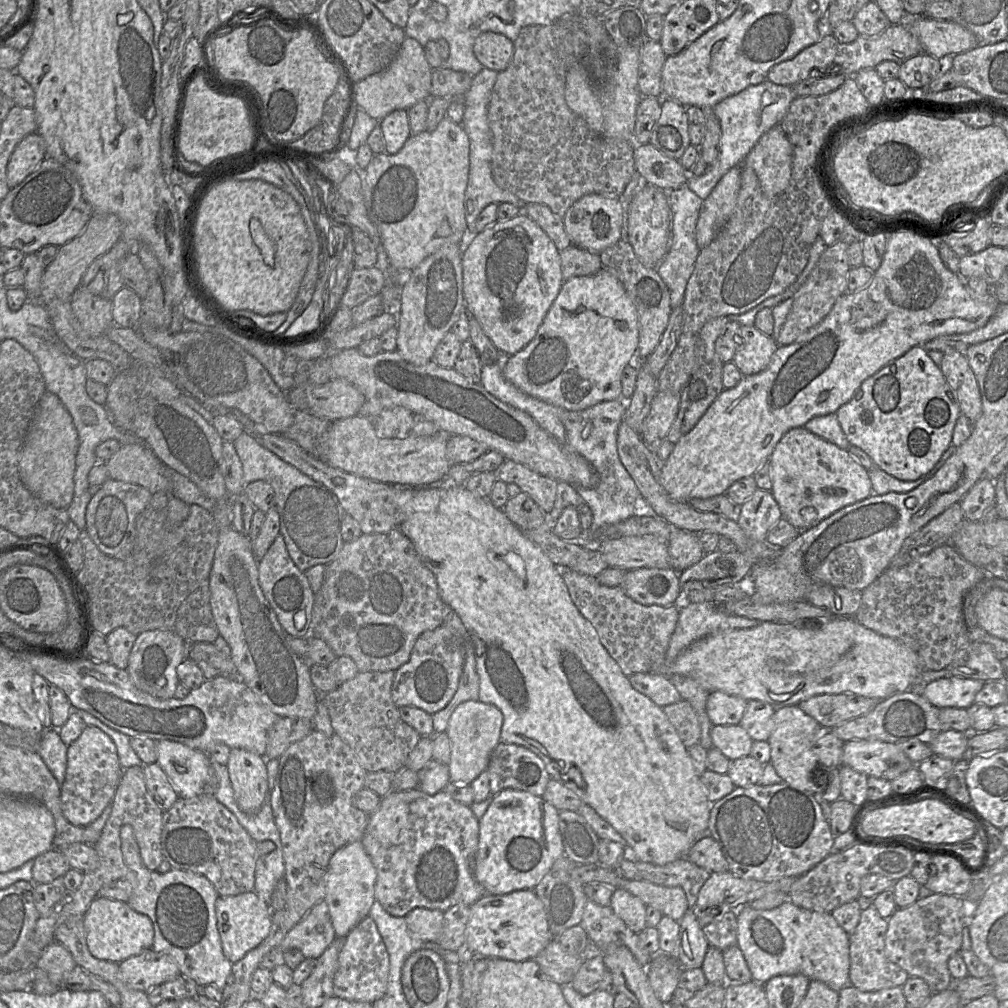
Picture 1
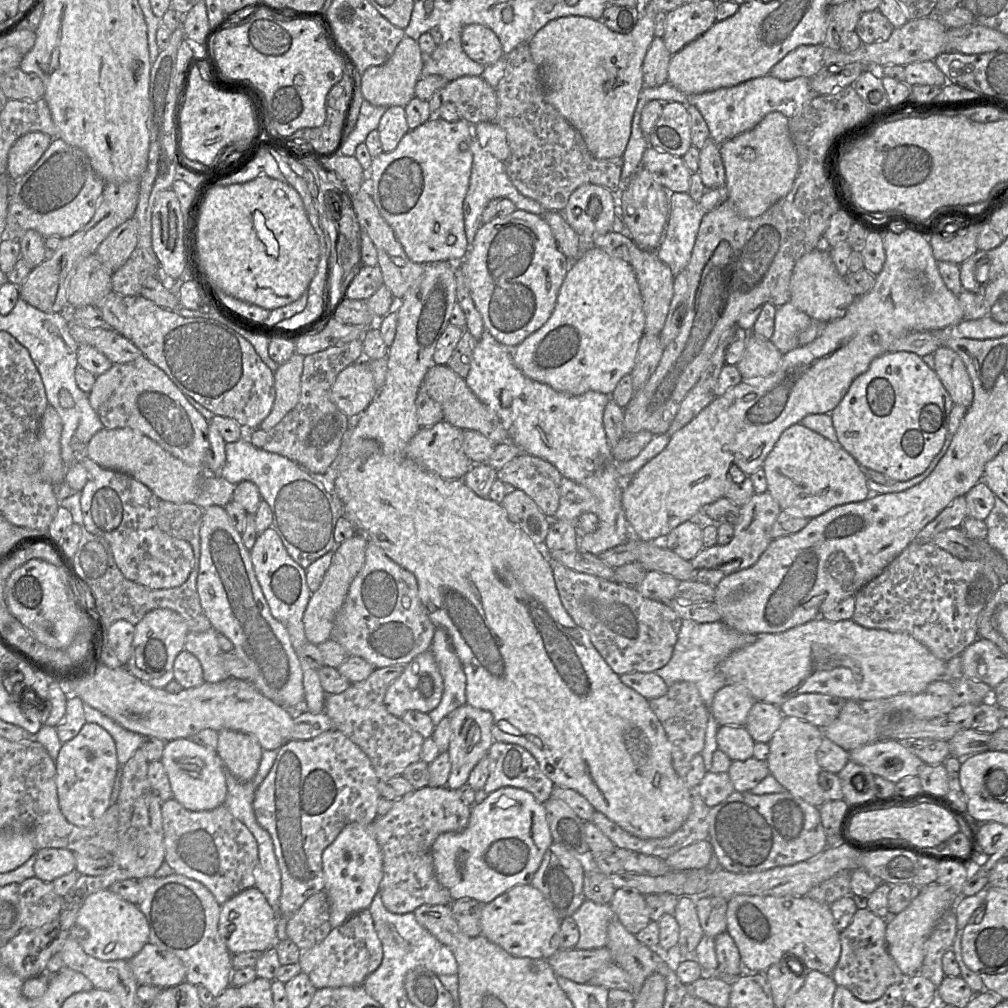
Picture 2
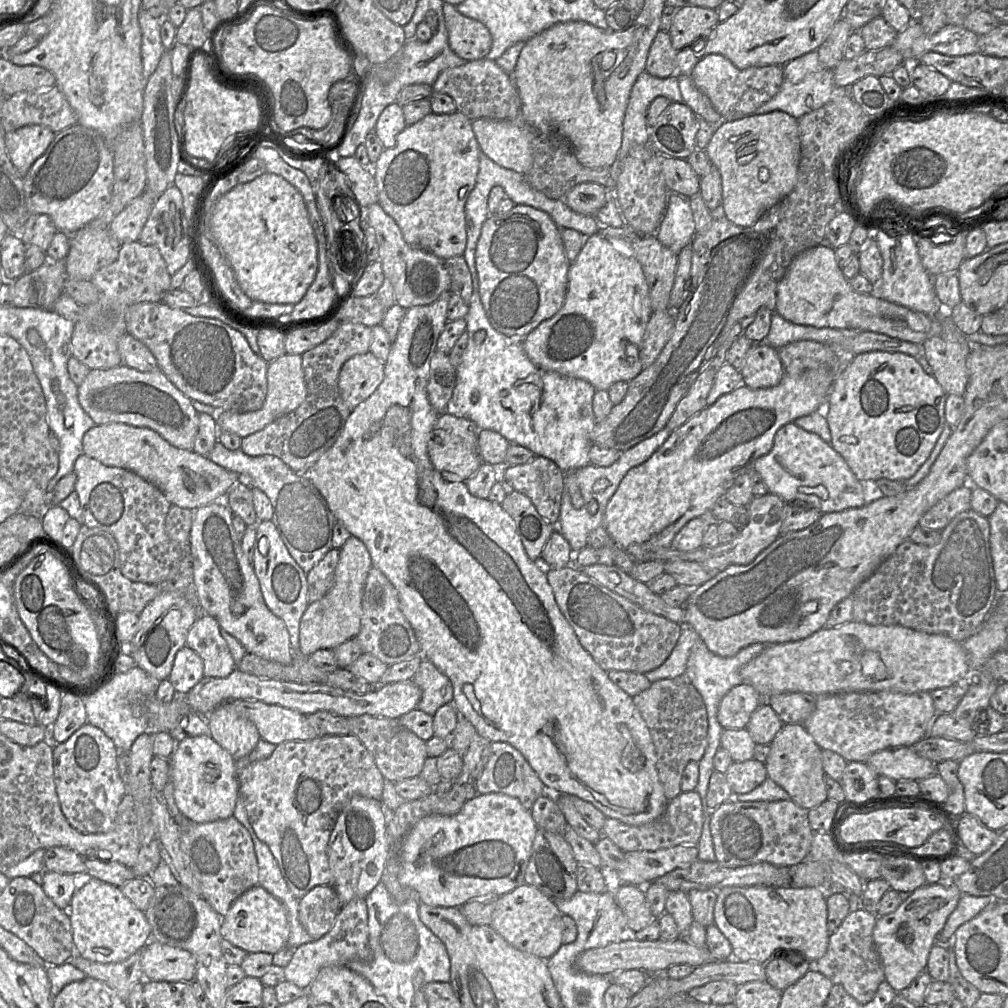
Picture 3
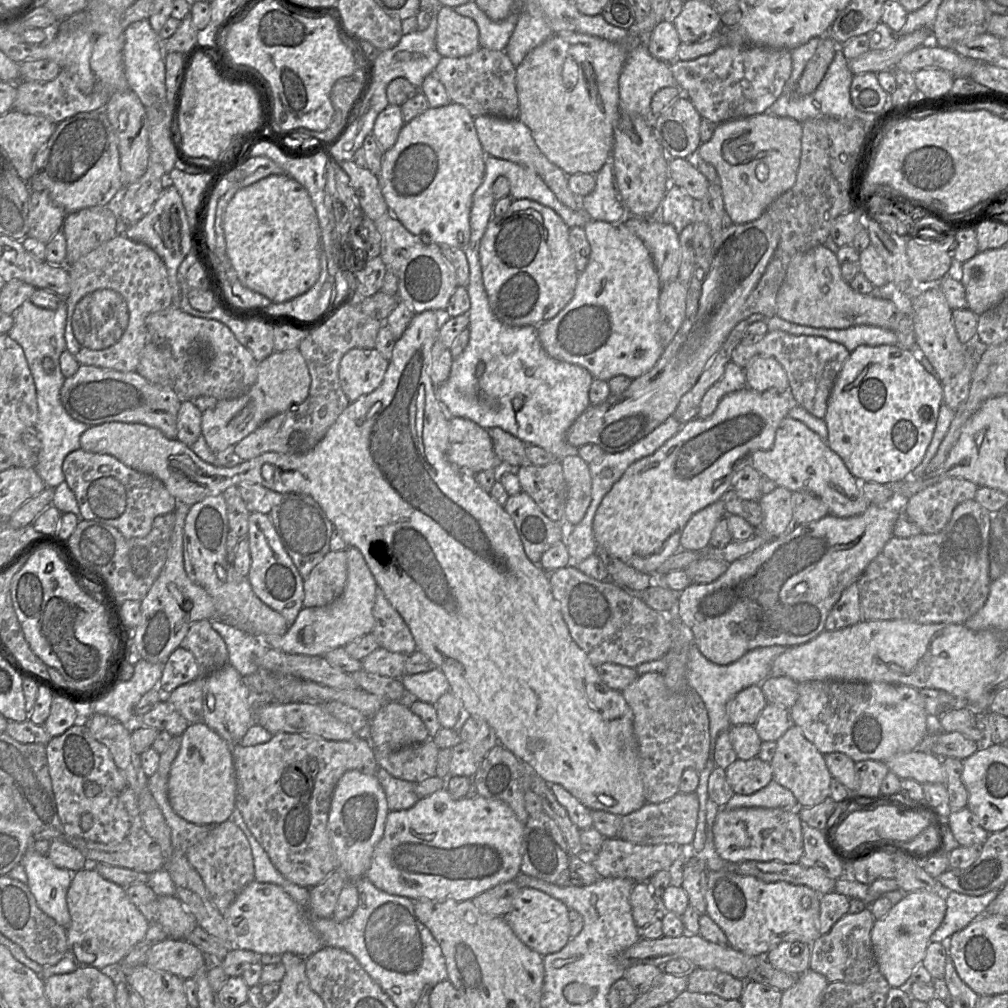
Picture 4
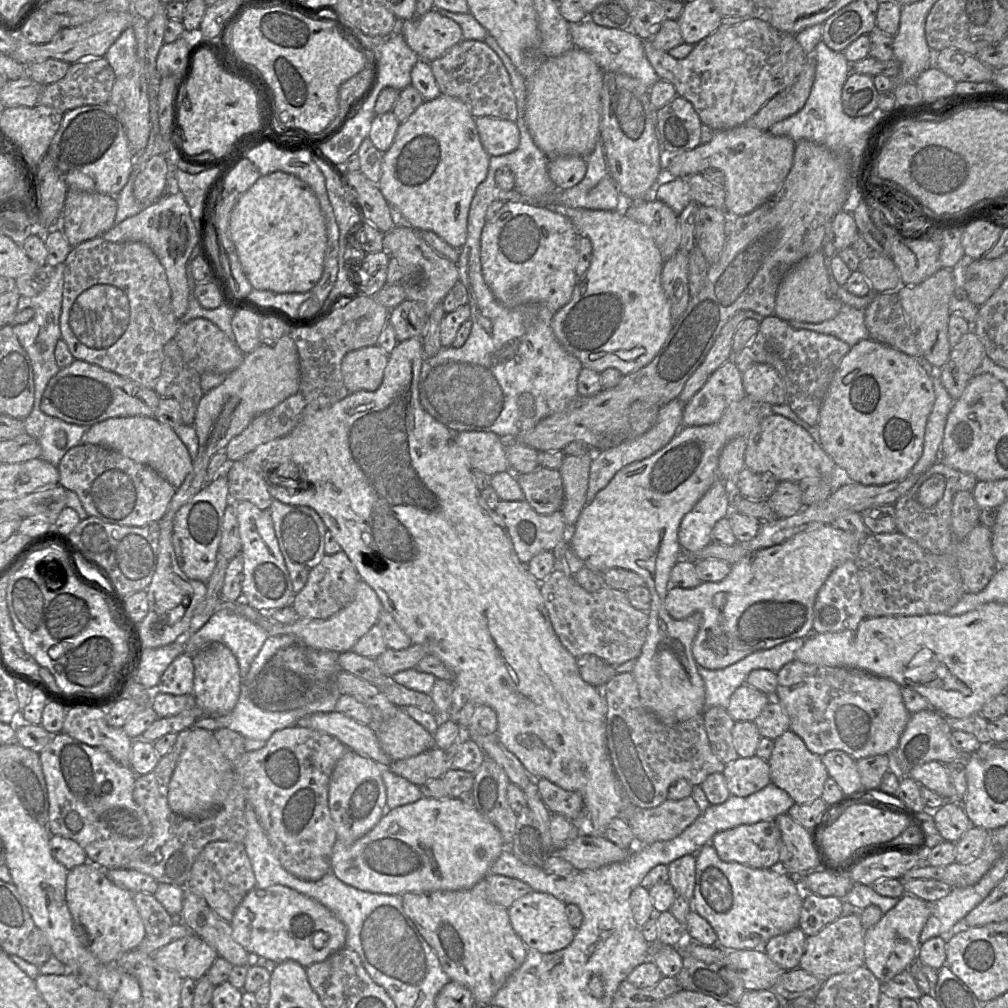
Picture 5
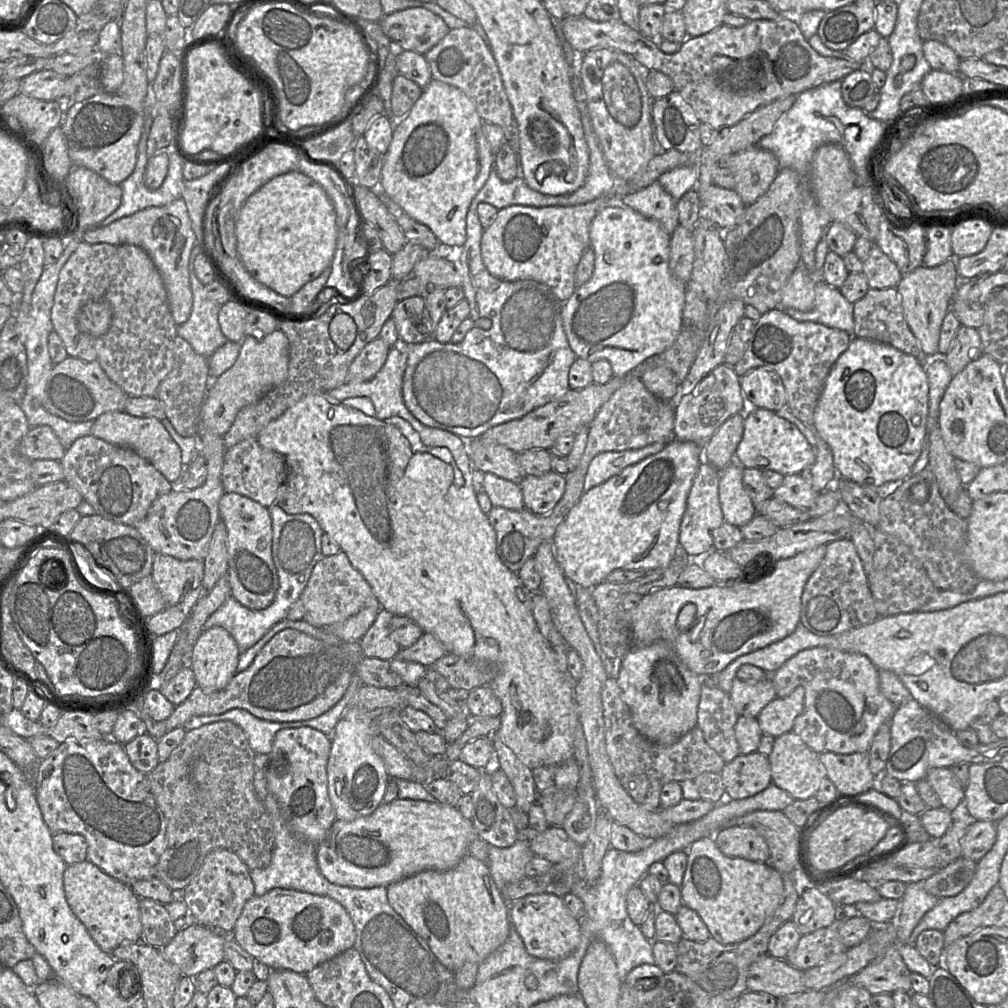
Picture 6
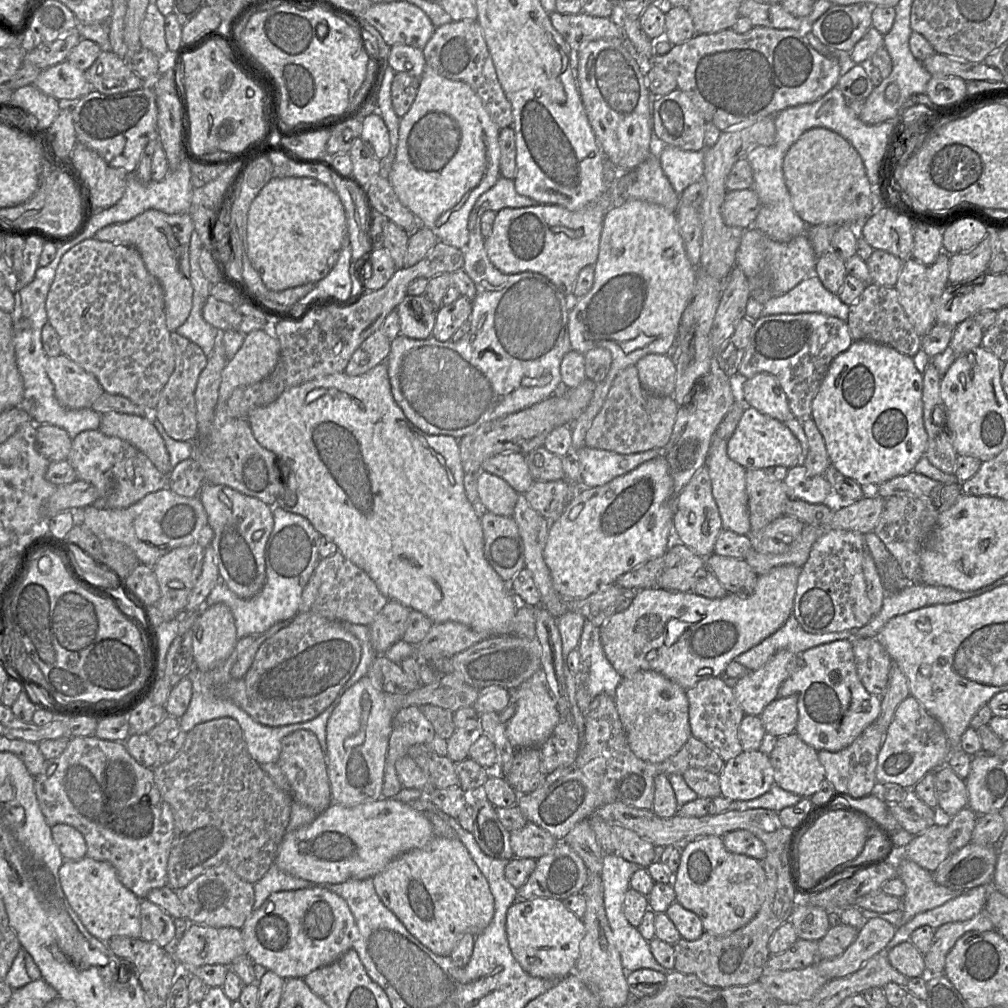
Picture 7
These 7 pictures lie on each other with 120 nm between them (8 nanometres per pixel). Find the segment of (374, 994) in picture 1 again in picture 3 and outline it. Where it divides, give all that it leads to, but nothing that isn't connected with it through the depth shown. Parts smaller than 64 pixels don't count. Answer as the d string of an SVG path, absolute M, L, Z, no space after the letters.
M354 899L342 906L331 930L318 940L294 949L289 964L284 968L285 980L308 989L320 970L327 966L346 966L352 961L370 962L373 953L369 945L368 911L365 899Z

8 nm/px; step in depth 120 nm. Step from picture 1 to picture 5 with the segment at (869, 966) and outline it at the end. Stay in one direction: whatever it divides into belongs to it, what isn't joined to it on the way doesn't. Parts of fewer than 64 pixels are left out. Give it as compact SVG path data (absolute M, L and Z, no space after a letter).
M860 915L839 917L823 928L818 934L807 937L805 952L799 968L826 981L836 974L852 972L865 964L864 935Z

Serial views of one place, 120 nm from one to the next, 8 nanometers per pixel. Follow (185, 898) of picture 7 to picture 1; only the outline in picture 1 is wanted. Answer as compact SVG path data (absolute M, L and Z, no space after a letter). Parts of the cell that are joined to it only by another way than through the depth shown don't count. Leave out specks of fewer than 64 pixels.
M201 794L193 798L179 798L170 809L163 812L161 848L164 859L173 869L190 871L206 877L221 897L253 891L257 860L272 852L275 847L271 841L256 842L234 814L218 802L214 795Z

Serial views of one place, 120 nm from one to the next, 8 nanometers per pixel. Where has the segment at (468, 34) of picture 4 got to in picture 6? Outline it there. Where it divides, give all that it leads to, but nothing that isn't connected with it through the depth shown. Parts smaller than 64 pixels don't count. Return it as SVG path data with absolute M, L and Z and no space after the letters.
M410 7L384 15L379 24L394 48L422 55L450 31L440 16L423 7Z

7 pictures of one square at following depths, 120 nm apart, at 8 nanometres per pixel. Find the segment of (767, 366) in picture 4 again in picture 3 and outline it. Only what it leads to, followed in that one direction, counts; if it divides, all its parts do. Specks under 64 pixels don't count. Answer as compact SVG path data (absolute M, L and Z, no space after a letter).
M768 343L754 344L746 356L741 375L741 384L752 389L778 385L785 375L778 350Z

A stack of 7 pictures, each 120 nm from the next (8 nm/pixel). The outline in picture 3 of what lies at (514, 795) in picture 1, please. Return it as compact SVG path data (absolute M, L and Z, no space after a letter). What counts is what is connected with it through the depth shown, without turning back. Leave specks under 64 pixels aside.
M478 794L466 800L457 814L429 815L418 821L401 848L399 882L416 892L420 903L429 906L461 907L480 897L499 897L525 883L525 871L538 827L531 812L517 798L500 794Z

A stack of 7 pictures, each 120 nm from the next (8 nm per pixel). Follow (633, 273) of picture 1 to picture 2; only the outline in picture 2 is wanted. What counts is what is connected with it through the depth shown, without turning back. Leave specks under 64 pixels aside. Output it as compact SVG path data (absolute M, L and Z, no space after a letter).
M608 232L593 239L593 245L609 255L627 262L634 270L643 299L646 316L644 333L660 335L674 294L674 274L670 267L663 263L653 250L642 249L635 244L628 234Z

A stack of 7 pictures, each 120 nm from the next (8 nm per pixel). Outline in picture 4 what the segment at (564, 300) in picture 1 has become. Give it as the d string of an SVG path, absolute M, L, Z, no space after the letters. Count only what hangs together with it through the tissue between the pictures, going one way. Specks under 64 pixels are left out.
M590 220L583 229L591 248L588 264L586 268L579 273L577 285L571 301L554 318L538 326L538 337L540 343L550 357L581 366L588 370L595 379L609 381L617 375L625 375L630 379L635 379L648 372L655 365L665 348L662 346L657 334L660 317L659 296L661 292L659 275L648 248L645 246L643 241L625 227L625 225L613 225L608 222Z

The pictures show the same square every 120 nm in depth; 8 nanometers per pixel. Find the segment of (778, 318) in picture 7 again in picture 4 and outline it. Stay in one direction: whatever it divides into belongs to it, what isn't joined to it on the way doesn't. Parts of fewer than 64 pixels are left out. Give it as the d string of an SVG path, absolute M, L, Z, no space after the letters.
M771 330L753 343L739 343L732 353L731 361L745 369L757 356L774 357L787 374L789 389L798 406L823 419L834 383L849 355L850 352L843 345L824 337L792 335L781 330Z

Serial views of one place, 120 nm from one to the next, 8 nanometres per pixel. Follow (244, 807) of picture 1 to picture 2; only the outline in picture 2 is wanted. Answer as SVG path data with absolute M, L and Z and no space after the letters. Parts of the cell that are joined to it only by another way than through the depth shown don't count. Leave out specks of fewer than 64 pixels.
M229 729L218 732L217 753L224 767L241 783L255 777L262 752L259 742L250 734Z

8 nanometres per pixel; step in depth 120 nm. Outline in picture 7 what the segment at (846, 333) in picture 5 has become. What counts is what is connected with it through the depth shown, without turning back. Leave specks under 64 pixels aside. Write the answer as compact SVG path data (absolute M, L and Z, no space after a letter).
M812 274L787 293L771 298L763 305L762 310L762 316L781 314L795 315L801 313L820 313L847 322L849 306L843 303L837 294L831 293L827 290L818 276Z

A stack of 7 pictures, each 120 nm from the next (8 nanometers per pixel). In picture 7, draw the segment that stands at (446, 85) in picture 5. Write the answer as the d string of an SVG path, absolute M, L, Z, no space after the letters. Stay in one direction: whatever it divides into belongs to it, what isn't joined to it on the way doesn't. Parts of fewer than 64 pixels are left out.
M451 21L437 27L423 48L426 64L440 75L467 83L481 98L483 106L499 129L511 127L513 116L496 74L496 70L477 21Z

